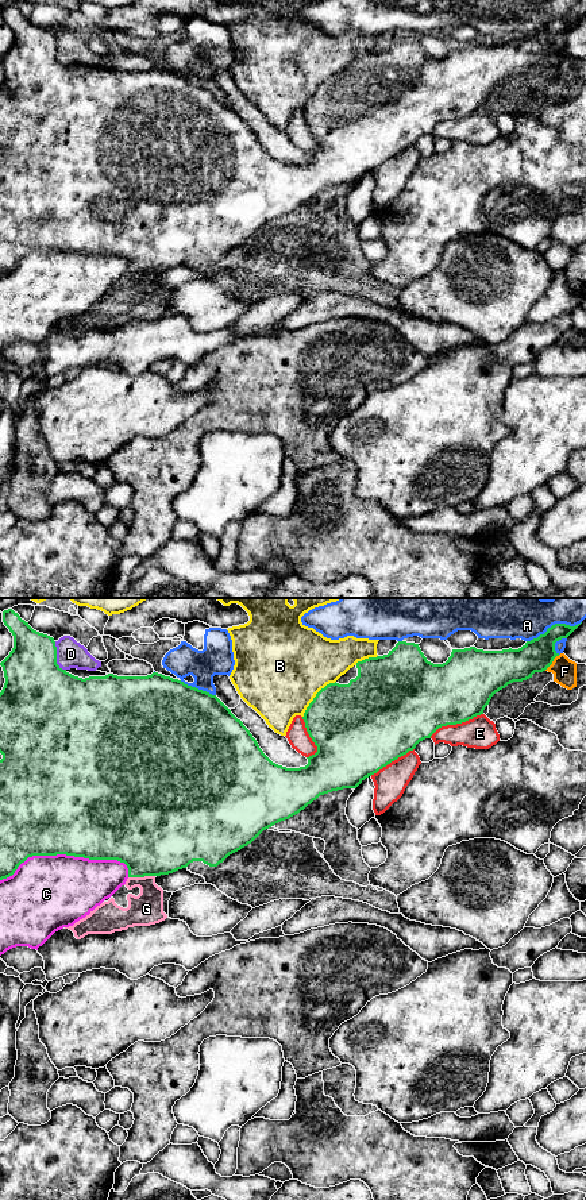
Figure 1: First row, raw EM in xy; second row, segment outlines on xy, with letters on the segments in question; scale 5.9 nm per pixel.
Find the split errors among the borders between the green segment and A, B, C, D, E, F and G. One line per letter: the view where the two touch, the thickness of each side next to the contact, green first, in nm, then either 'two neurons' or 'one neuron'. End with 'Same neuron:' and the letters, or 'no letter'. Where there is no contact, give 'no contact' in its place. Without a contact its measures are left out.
A: xy | 190/200 nm | two neurons
B: xy | 460/500 nm | two neurons
C: xy | 500/440 nm | two neurons
D: xy | 400/160 nm | two neurons
E: xy | 420/190 nm | two neurons
F: xy | 190/140 nm | two neurons
G: xy | 460/200 nm | two neurons
Same neuron: no letter

